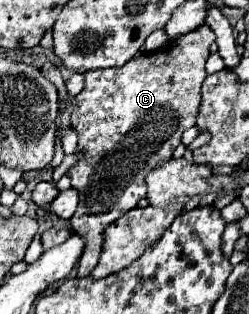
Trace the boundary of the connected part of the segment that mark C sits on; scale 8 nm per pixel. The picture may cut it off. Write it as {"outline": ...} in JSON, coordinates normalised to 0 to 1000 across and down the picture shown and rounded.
{"outline":[[[819,73],[771,105],[683,124],[635,162],[522,188],[498,213],[345,226],[345,277],[305,303],[313,347],[289,360],[313,475],[337,494],[273,545],[289,596],[321,615],[289,736],[345,761],[313,882],[345,882],[394,838],[418,723],[554,653],[586,621],[586,551],[683,506],[739,411],[787,392],[803,277],[827,252],[819,201],[859,131],[859,105]]]}

